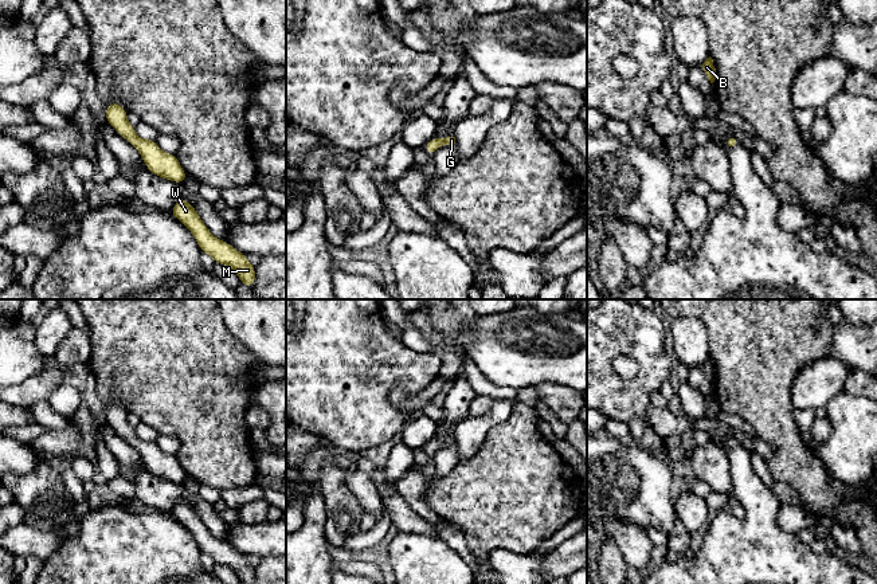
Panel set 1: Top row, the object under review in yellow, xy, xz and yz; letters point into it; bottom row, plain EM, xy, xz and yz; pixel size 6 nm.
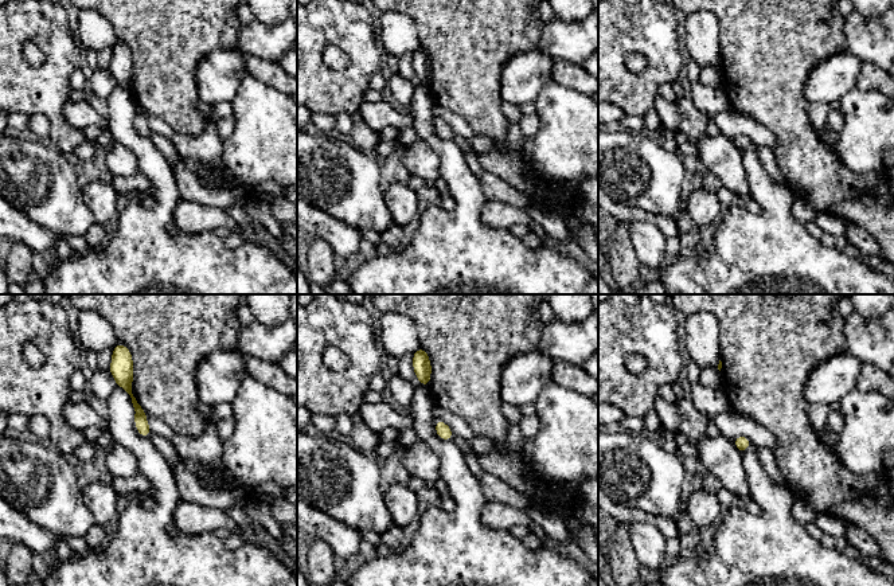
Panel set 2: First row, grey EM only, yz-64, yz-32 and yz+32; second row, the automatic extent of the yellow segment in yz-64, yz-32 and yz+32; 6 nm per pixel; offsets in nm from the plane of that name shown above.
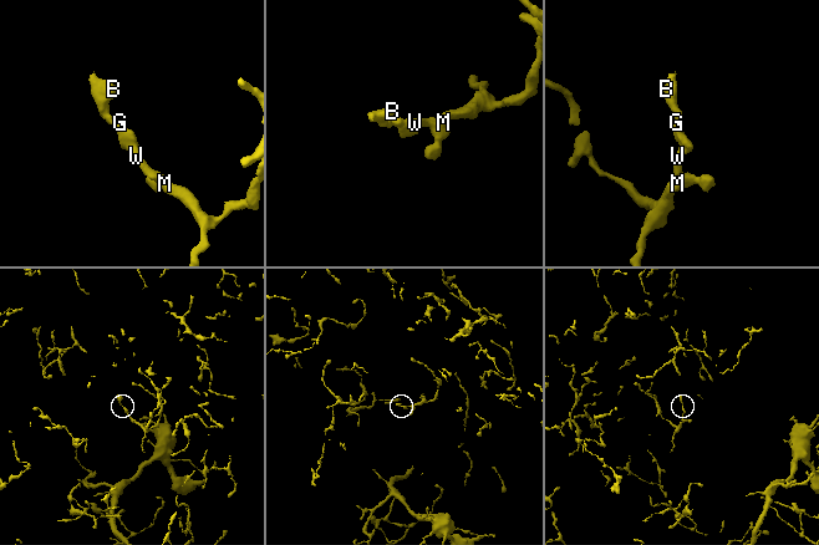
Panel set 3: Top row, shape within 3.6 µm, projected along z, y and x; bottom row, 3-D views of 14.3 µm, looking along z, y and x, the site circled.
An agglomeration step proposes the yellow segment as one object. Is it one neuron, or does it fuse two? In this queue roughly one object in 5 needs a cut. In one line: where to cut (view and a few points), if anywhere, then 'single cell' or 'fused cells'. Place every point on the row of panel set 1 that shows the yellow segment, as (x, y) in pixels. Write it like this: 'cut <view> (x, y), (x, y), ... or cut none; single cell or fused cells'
cut none; single cell

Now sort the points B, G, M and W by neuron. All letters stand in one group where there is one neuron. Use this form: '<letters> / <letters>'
B G M W

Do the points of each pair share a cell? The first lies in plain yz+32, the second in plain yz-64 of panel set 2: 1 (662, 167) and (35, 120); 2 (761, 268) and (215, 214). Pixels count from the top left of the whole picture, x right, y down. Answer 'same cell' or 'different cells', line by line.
1: different cells
2: different cells

